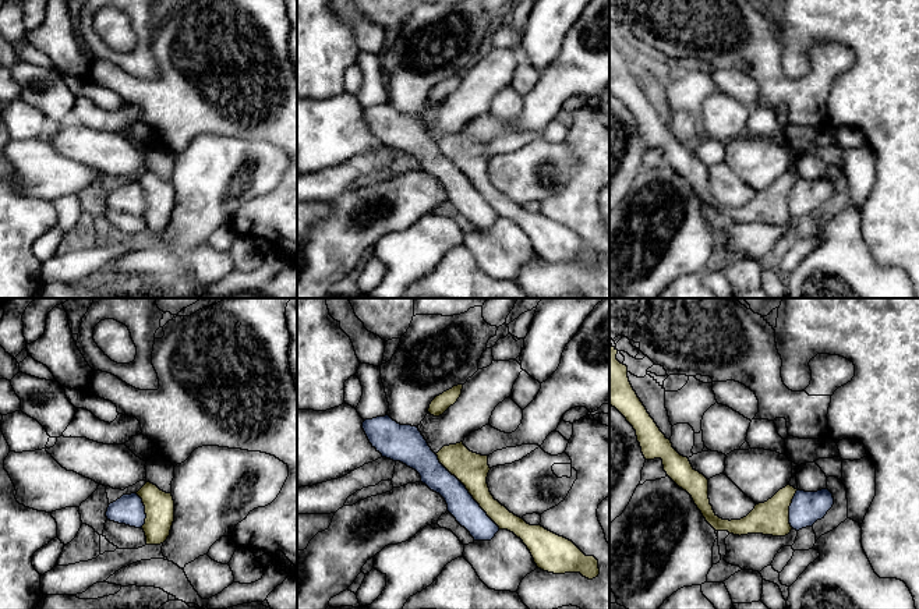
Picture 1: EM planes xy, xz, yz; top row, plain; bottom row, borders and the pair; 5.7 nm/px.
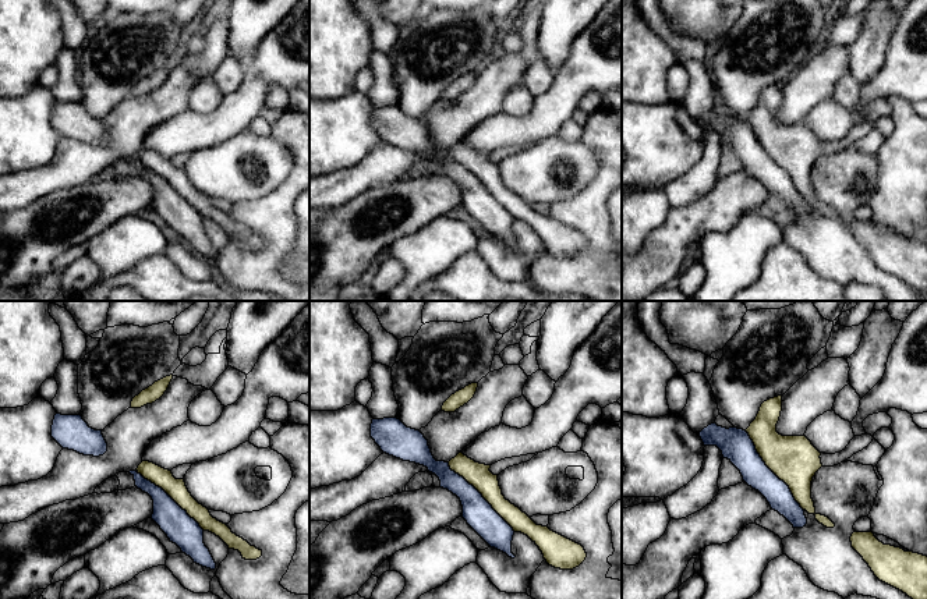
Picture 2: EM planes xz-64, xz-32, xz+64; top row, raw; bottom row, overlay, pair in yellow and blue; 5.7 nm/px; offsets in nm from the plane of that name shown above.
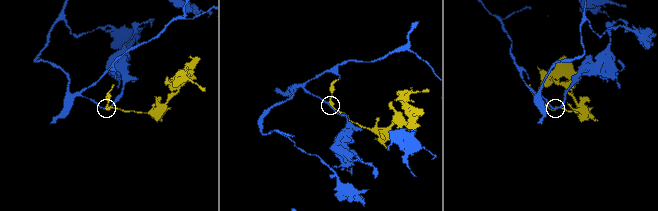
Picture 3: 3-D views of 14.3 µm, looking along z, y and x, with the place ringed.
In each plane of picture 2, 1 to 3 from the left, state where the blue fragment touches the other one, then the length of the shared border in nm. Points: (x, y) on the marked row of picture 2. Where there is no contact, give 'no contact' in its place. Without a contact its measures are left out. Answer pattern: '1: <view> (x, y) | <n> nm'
1: xz-64 (170, 496) | 500 nm
2: xz-32 (481, 493) | 550 nm
3: xz+64 (772, 471) | 550 nm

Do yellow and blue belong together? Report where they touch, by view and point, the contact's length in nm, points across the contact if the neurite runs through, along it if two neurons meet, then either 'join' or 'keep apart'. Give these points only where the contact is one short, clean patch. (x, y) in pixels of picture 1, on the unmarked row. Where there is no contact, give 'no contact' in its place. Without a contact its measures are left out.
contact xz (469, 180); length 550 nm; join

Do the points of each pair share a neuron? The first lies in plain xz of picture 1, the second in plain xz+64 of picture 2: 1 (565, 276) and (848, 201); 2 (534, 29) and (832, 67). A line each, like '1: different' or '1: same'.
1: different
2: different

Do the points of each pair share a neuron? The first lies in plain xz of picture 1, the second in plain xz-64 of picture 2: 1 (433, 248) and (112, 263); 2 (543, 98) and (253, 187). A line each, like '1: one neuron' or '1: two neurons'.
1: one neuron
2: two neurons

